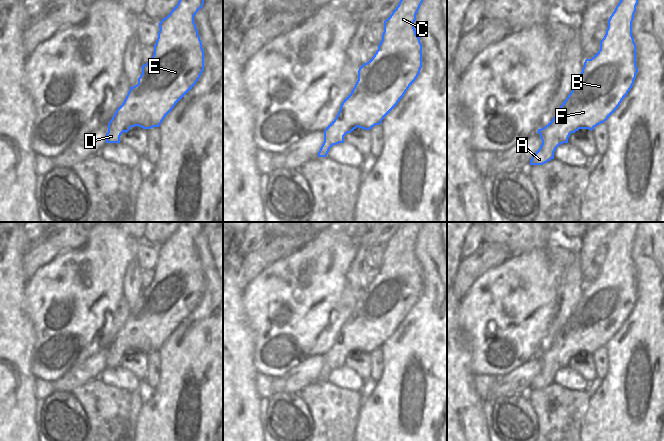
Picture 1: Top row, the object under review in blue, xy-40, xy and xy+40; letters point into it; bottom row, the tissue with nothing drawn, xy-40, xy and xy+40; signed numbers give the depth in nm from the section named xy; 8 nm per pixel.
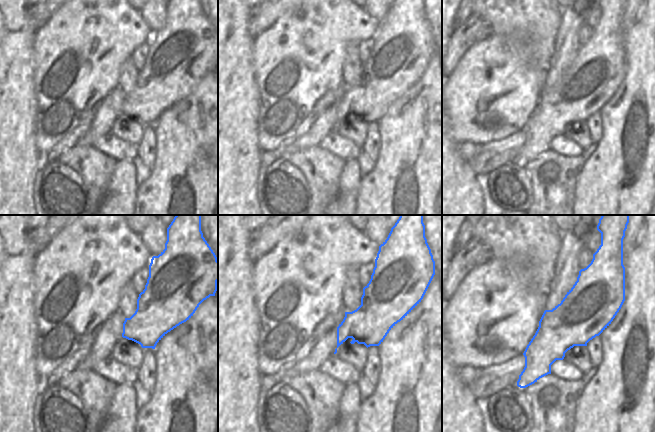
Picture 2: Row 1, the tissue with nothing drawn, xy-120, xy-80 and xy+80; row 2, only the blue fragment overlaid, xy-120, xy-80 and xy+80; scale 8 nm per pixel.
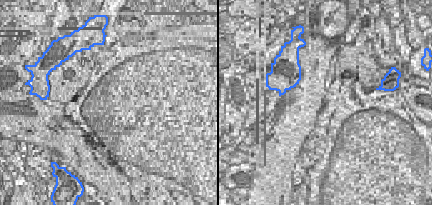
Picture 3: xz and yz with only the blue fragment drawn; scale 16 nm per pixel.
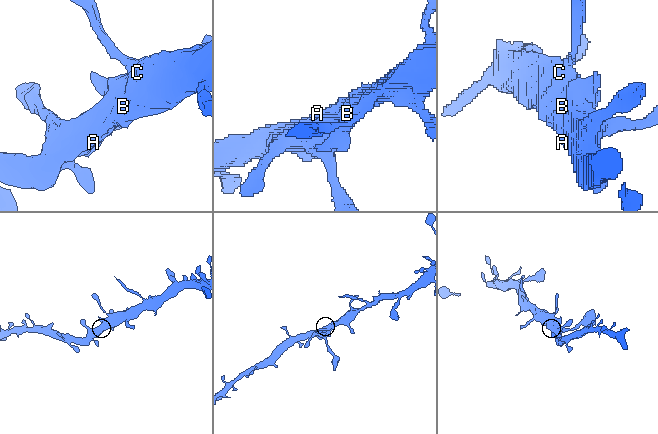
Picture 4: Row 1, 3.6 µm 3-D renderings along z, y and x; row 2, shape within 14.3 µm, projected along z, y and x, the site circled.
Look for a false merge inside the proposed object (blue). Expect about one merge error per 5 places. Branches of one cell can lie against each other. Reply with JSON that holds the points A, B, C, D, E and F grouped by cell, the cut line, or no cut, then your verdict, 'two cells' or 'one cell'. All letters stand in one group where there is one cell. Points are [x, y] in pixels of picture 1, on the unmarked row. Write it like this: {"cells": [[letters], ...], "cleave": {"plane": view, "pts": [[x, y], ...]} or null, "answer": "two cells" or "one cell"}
{"cells": [["A", "B", "C", "D", "E", "F"]], "cleave": null, "answer": "one cell"}

